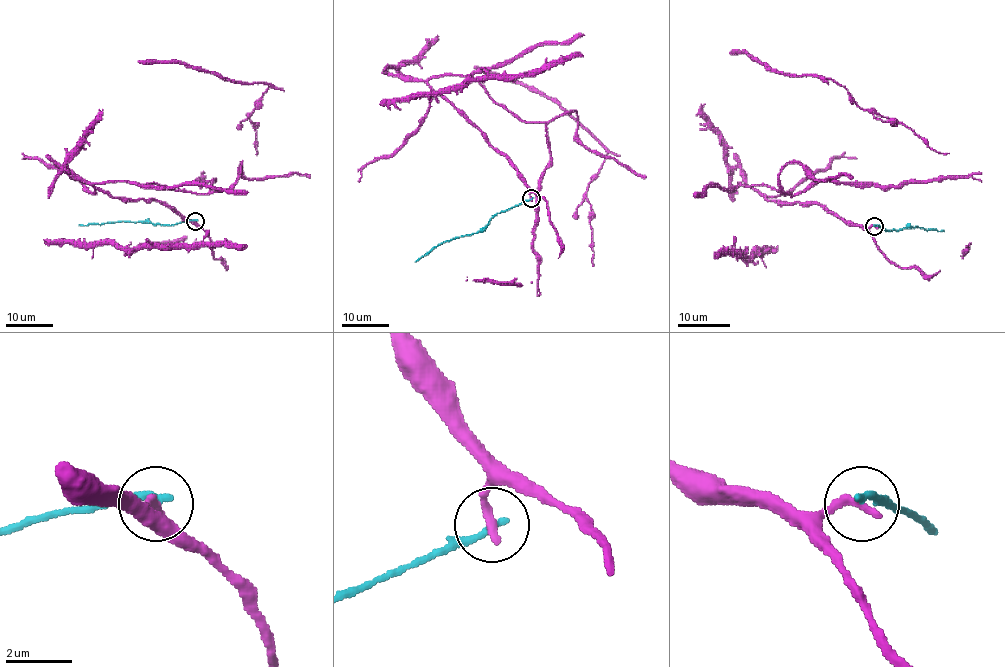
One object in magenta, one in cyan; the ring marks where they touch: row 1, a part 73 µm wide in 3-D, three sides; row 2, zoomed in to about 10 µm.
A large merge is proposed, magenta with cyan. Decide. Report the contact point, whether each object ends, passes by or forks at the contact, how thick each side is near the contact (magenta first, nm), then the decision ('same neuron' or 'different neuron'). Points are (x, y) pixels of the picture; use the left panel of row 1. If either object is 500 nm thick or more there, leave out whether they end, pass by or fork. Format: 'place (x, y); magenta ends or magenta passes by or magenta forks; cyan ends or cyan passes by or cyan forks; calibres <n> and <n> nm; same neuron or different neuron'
place (195, 221); magenta ends; cyan ends; calibres 280 and 220 nm; different neuron

